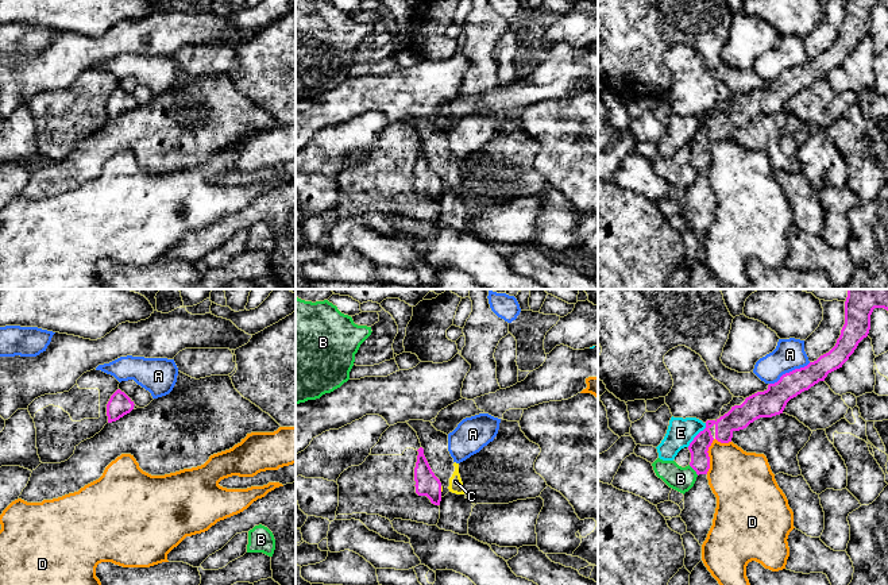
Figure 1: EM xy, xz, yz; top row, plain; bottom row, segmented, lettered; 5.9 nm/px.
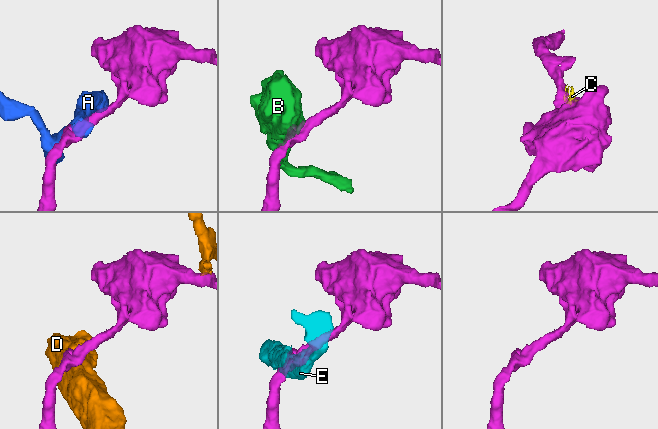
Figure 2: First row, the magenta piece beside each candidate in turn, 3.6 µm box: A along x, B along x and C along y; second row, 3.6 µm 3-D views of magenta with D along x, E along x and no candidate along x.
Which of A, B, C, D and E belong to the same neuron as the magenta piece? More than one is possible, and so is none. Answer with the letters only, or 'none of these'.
none of these

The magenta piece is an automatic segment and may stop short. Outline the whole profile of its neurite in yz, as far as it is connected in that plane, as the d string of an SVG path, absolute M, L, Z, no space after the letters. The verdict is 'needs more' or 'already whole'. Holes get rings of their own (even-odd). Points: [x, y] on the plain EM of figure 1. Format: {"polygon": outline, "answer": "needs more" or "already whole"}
{"polygon": "M845 0L845 22L835 43L807 63L785 70L775 81L769 81L764 89L757 89L745 96L741 103L717 118L707 118L706 126L690 141L690 163L696 172L707 172L710 166L709 145L717 136L721 141L731 139L733 130L746 126L760 115L772 115L783 111L787 100L808 88L819 78L825 78L829 70L842 65L854 50L858 41L868 34L870 12L875 5L888 8L888 0Z", "answer": "already whole"}

